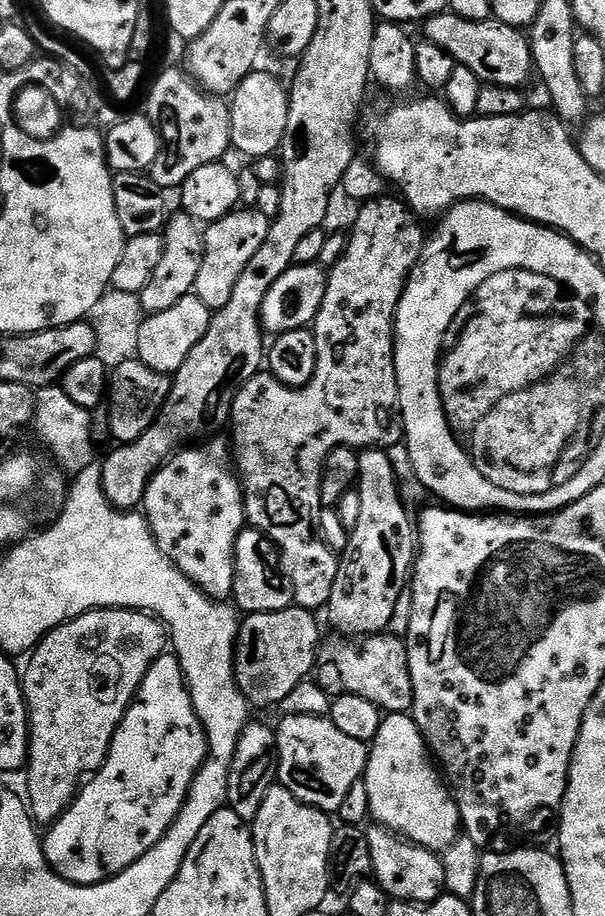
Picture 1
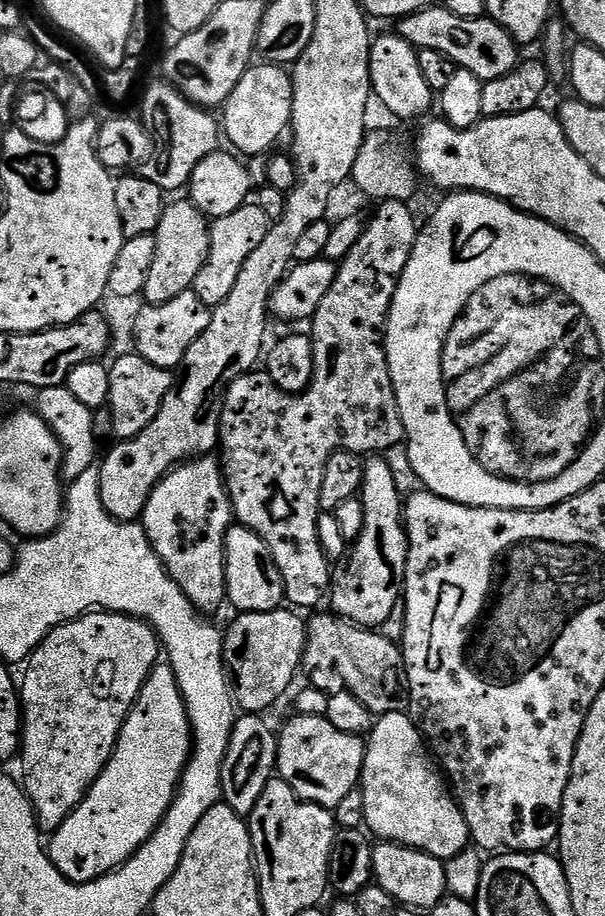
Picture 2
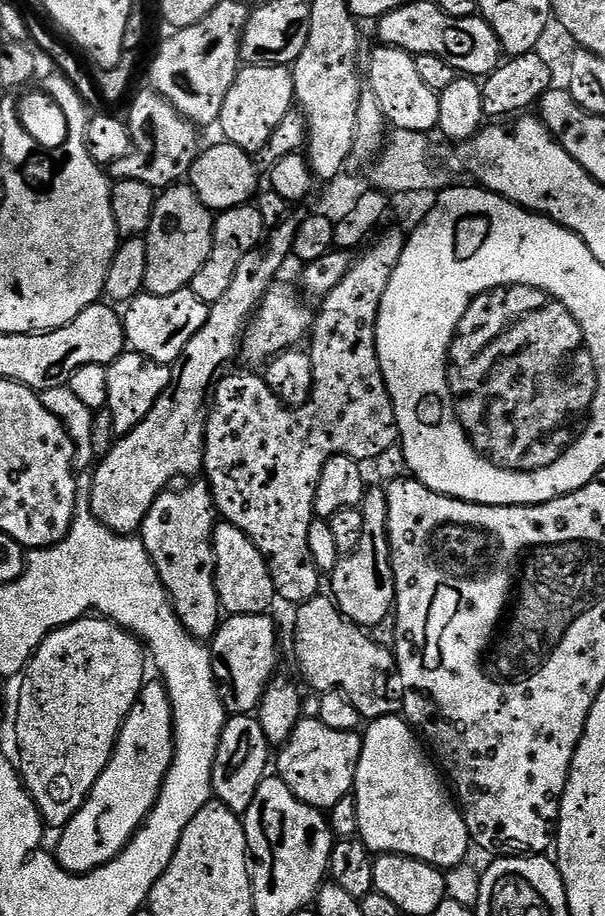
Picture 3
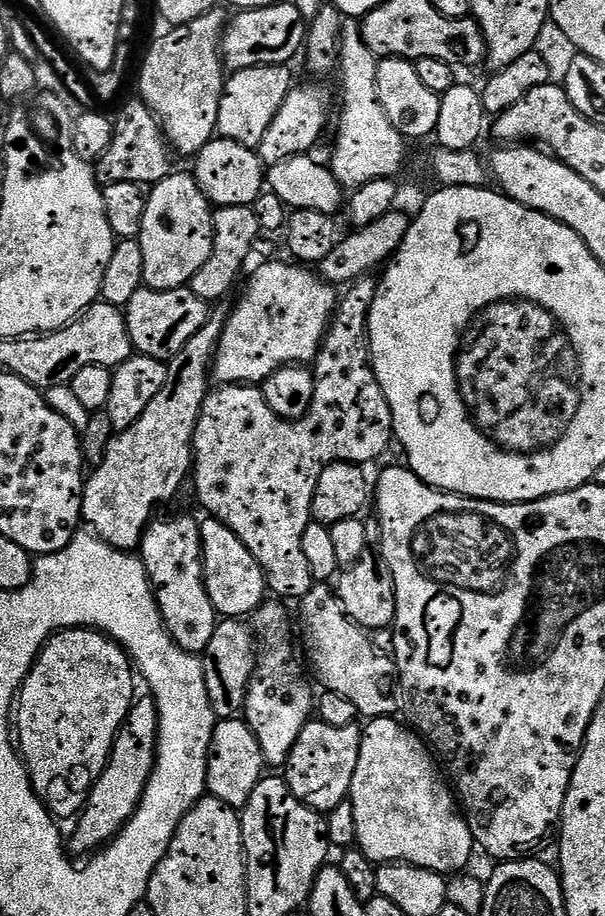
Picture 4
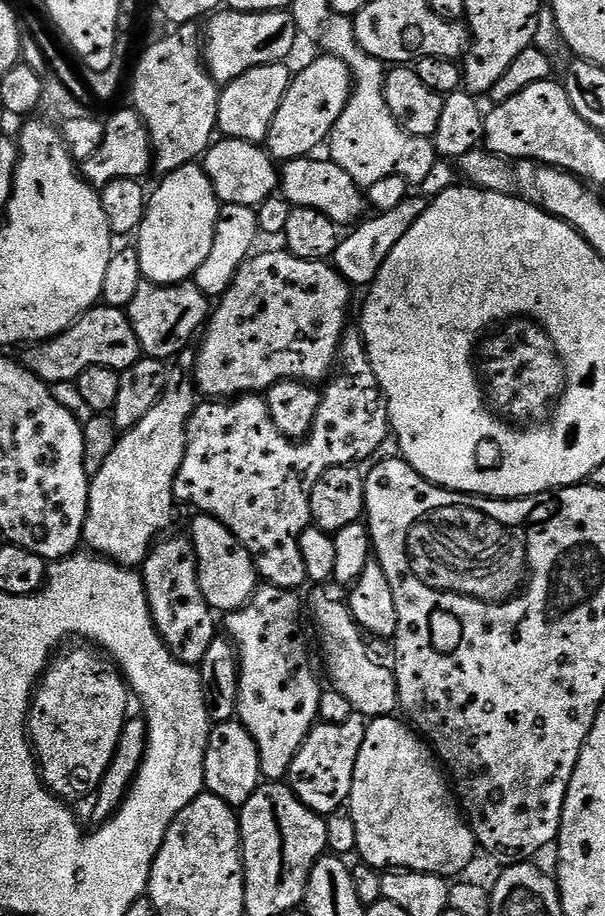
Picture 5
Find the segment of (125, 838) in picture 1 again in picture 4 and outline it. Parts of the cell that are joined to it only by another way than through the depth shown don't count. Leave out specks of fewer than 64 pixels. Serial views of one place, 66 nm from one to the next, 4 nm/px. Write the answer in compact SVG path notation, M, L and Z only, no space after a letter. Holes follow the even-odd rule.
M150 696L139 697L123 723L112 748L112 755L101 777L92 788L88 802L75 821L76 833L70 836L73 853L92 854L109 844L136 813L144 787L156 764L157 706Z

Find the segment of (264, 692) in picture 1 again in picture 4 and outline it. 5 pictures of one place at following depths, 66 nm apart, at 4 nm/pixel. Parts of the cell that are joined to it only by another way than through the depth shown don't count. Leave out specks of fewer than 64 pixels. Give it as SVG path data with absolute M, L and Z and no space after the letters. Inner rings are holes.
M224 618L217 623L214 638L202 654L206 690L217 720L237 719L244 711L248 687L256 669L258 645L253 632L243 619Z

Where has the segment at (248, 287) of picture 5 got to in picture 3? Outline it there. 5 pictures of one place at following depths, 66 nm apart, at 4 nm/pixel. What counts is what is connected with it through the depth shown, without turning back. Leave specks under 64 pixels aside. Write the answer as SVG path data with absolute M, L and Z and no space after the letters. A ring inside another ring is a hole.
M282 282L272 283L268 287L268 292L262 298L262 302L256 308L256 314L248 322L248 327L244 329L244 339L240 342L239 355L244 356L248 364L267 365L269 360L273 360L279 352L284 352L288 348L303 345L304 339L309 339L314 328L314 312L308 309L309 301L292 284L282 284Z

